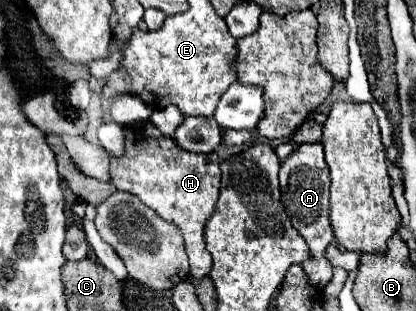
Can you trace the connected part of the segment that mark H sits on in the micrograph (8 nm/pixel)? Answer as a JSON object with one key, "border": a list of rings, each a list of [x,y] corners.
{"border":[[[134,122],[126,126],[126,152],[118,162],[112,158],[110,176],[112,184],[122,190],[138,196],[146,206],[156,210],[164,220],[176,224],[182,230],[186,242],[186,254],[190,258],[190,276],[202,280],[210,268],[212,258],[206,250],[206,242],[202,238],[202,228],[208,216],[214,212],[222,170],[218,164],[218,154],[186,154],[174,146],[172,138],[162,138],[150,122]]]}

